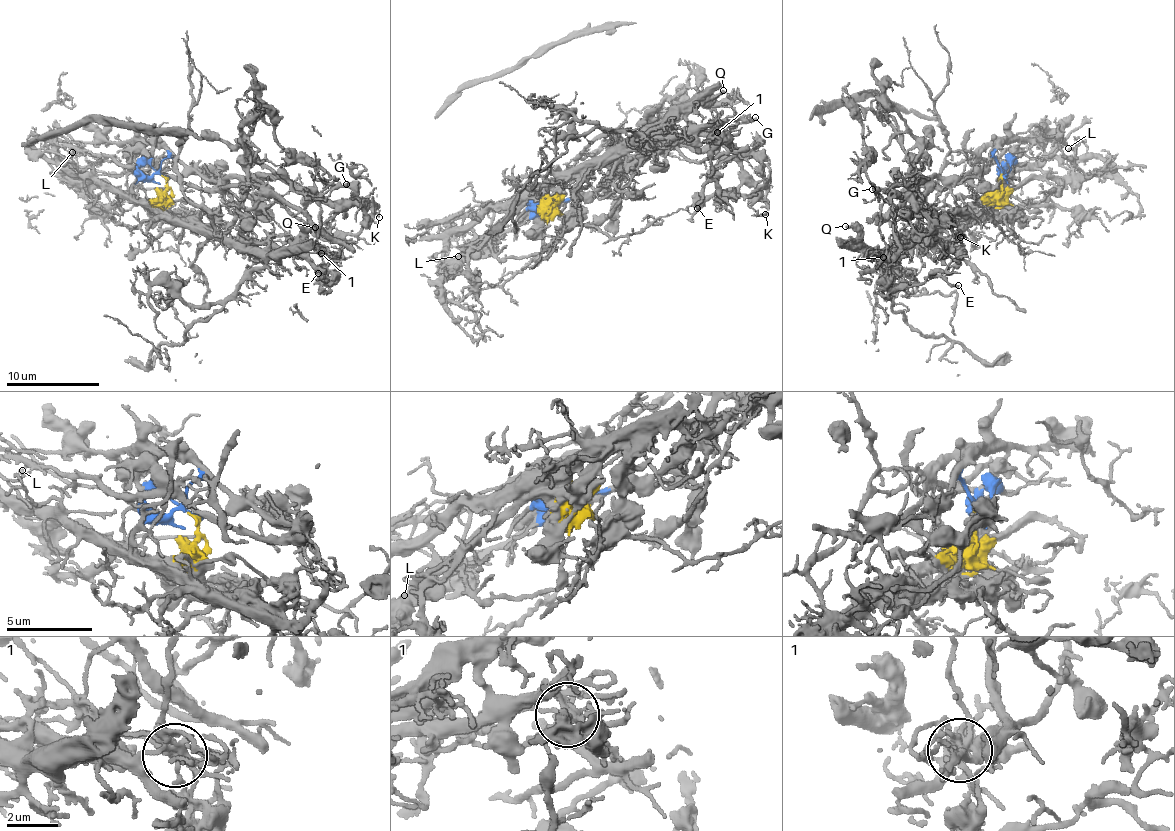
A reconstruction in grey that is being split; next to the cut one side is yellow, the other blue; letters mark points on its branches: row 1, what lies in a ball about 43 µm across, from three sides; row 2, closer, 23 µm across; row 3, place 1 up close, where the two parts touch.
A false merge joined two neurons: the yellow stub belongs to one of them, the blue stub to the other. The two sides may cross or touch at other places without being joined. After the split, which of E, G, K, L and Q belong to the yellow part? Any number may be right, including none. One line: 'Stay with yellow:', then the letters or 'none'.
Stay with yellow: E, L, Q

